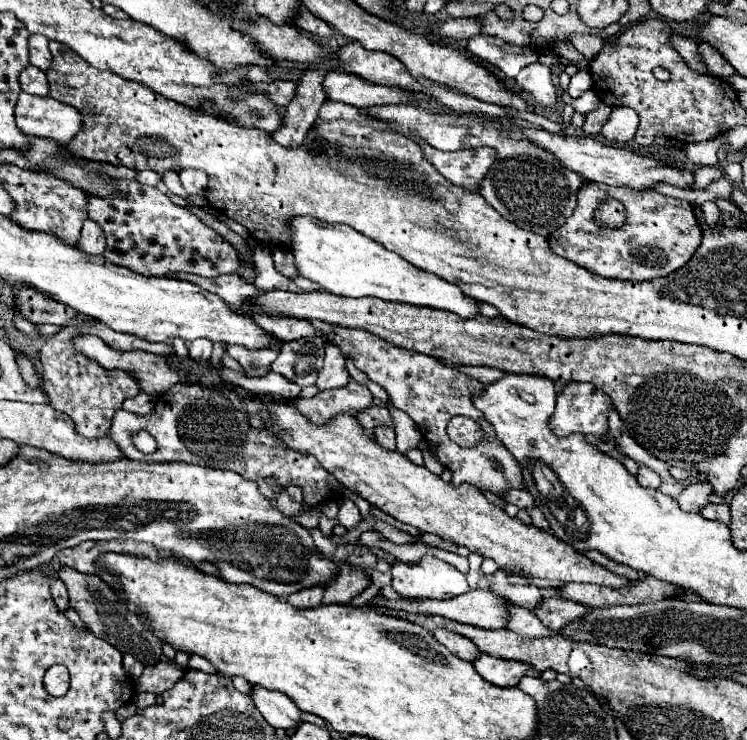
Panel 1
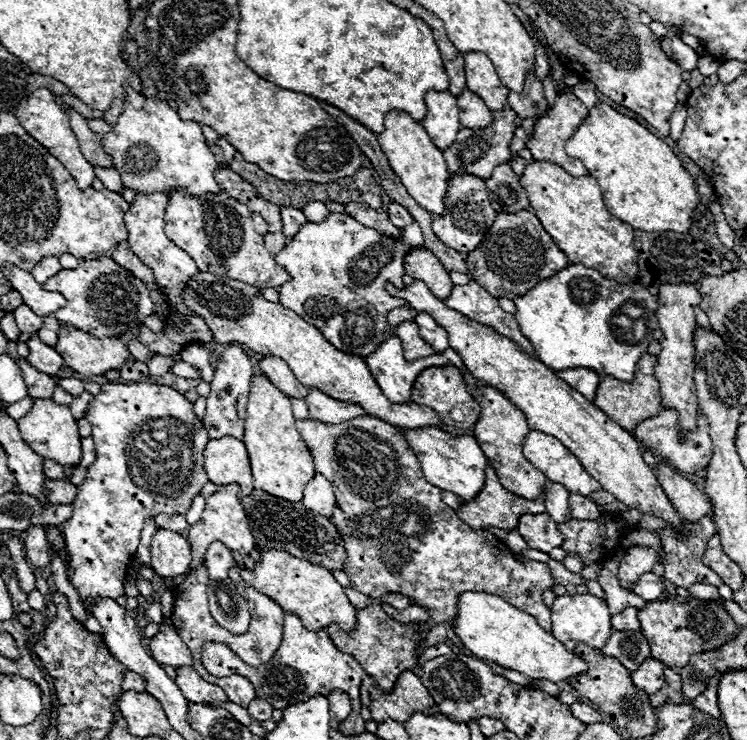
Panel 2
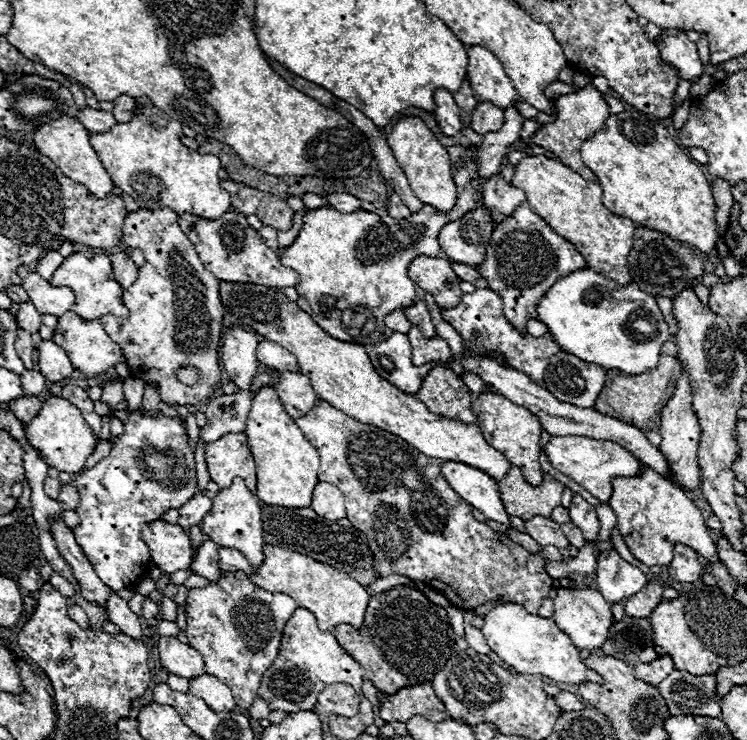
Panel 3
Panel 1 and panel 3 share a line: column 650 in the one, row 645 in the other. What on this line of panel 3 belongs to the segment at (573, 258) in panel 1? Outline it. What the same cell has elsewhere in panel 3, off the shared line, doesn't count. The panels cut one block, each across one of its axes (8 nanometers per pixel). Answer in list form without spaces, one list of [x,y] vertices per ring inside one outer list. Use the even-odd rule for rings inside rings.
[[[223,572],[217,582],[210,582],[204,588],[192,588],[186,598],[186,636],[188,644],[204,656],[206,674],[220,678],[228,688],[232,688],[234,700],[240,708],[248,708],[258,696],[262,674],[274,664],[280,648],[280,638],[286,622],[292,618],[296,602],[288,594],[268,592],[252,584],[250,576],[244,572]]]

